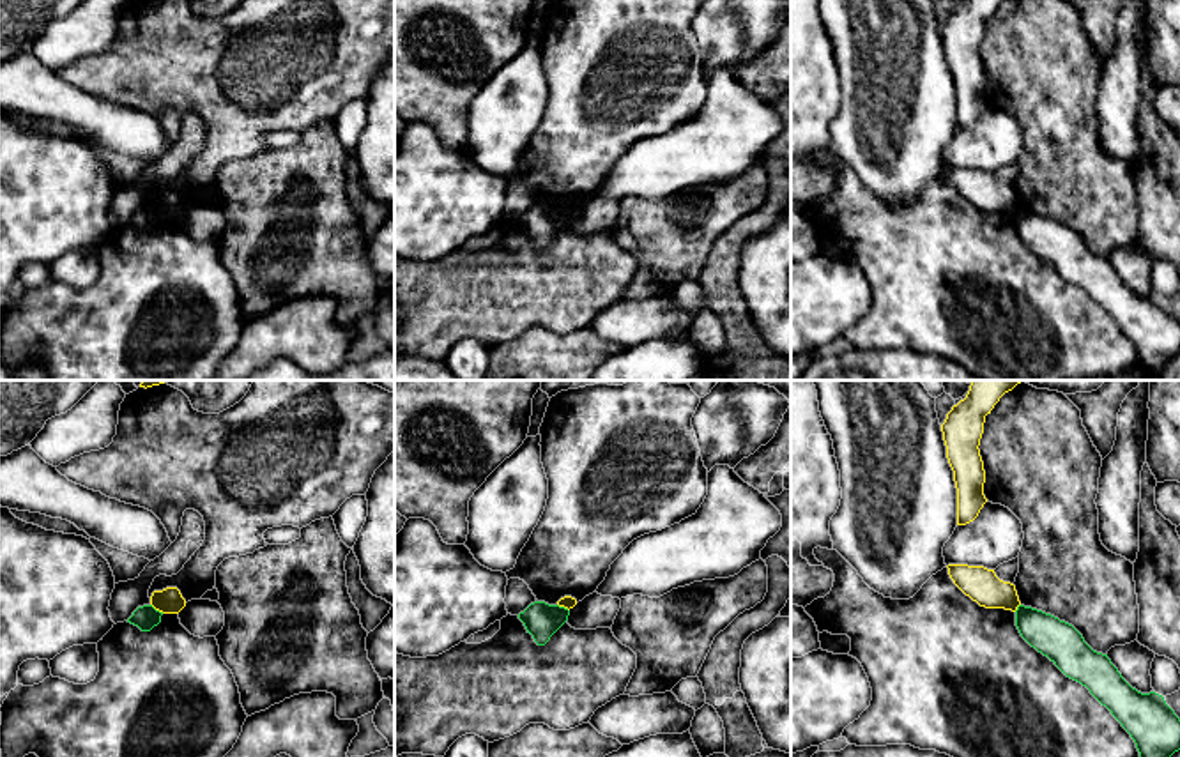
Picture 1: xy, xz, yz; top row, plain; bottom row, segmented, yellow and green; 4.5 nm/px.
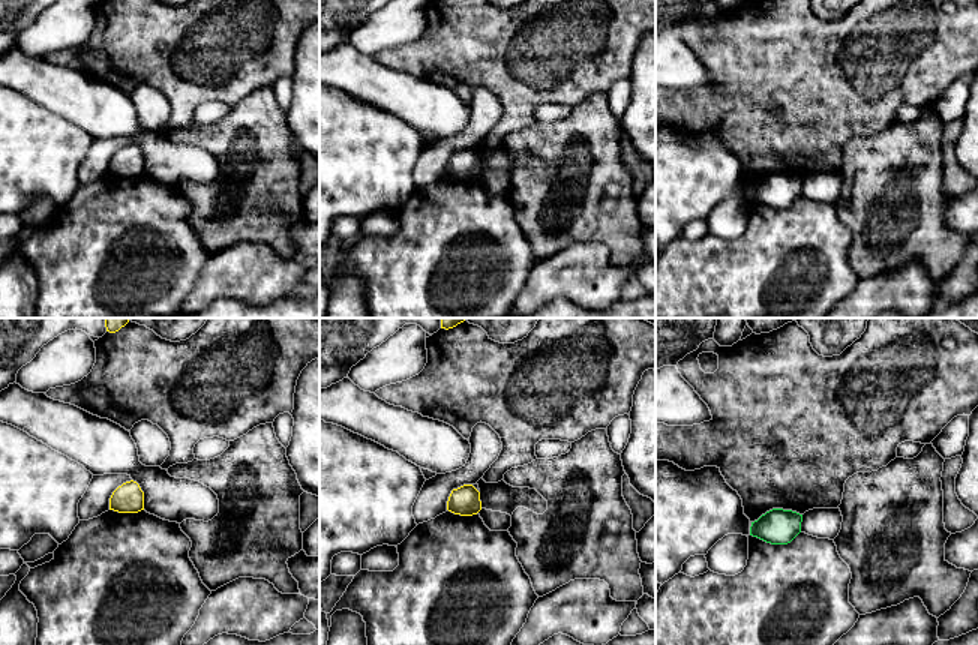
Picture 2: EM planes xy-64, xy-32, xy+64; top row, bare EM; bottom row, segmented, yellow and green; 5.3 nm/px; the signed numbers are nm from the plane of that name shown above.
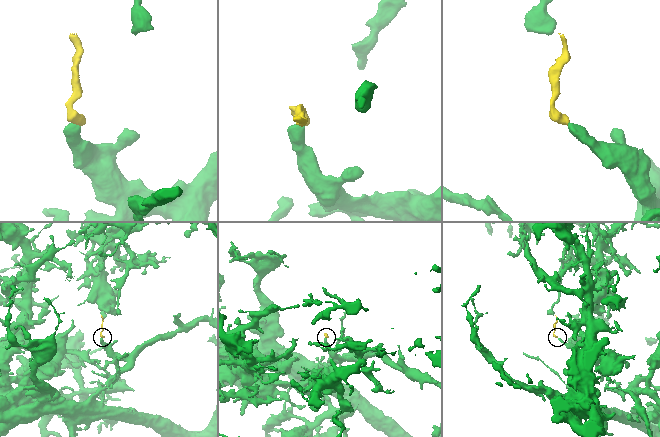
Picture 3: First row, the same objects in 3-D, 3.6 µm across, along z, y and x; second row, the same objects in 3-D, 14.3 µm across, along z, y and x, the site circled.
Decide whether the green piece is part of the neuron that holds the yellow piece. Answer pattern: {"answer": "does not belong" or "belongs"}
{"answer": "does not belong"}

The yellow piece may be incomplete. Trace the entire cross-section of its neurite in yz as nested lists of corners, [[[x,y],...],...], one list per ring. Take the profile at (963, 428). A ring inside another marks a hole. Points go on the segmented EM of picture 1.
[[[814,380],[833,440],[842,499],[830,520],[837,550],[863,582],[892,600],[909,600],[945,564],[943,547],[984,504],[980,439],[985,416],[1023,380],[973,380],[941,424],[936,398],[920,380]]]

